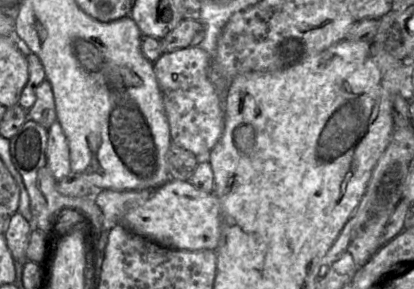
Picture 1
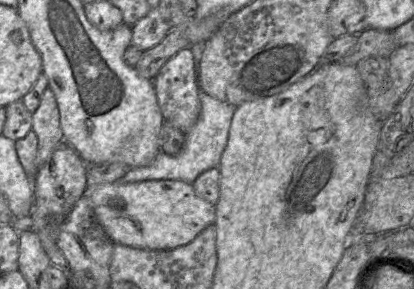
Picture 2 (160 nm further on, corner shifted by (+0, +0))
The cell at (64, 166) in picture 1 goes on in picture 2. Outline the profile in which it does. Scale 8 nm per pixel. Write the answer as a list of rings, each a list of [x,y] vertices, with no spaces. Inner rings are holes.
[[[62,143],[41,167],[35,180],[34,205],[30,214],[35,232],[45,251],[57,249],[62,226],[77,201],[87,195],[87,165],[67,143]]]

